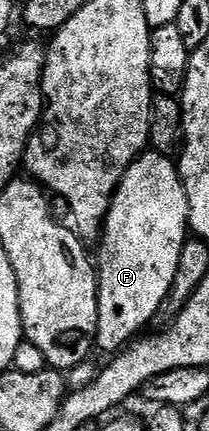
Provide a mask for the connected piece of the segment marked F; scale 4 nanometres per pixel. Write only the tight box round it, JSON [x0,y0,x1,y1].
[96,150,190,354]

